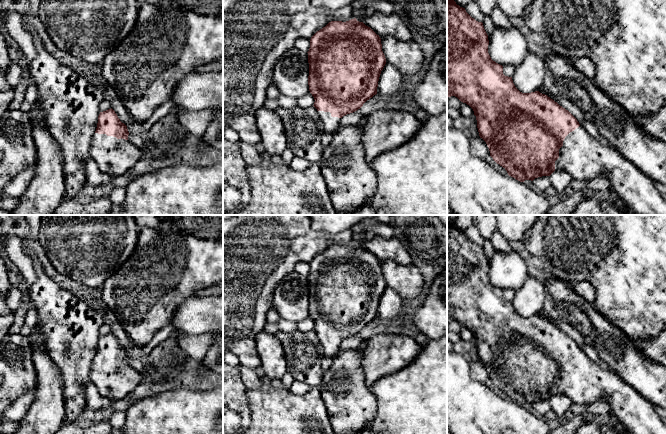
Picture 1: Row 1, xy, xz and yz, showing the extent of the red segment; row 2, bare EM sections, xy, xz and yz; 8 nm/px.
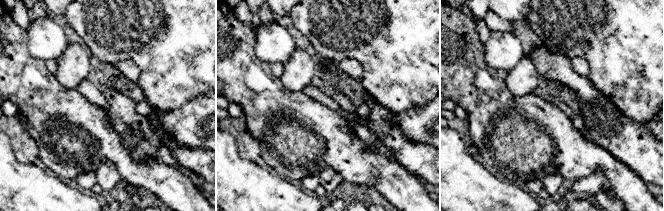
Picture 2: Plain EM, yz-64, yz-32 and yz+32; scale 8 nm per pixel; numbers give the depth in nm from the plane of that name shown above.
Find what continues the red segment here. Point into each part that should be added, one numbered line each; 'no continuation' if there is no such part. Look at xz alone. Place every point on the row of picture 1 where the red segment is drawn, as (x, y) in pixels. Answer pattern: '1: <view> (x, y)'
1: xz (331, 124)

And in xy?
1: xy (115, 157)

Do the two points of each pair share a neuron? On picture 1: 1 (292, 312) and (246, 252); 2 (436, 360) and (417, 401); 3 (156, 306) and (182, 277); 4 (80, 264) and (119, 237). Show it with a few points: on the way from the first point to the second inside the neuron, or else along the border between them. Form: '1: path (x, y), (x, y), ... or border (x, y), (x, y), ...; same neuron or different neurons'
1: border (291, 272), (284, 275), (278, 283), (271, 307); different neurons
2: path (436, 370), (436, 382), (427, 391); same neuron
3: path (158, 298), (174, 282); same neuron
4: path (90, 254), (109, 237); same neuron

